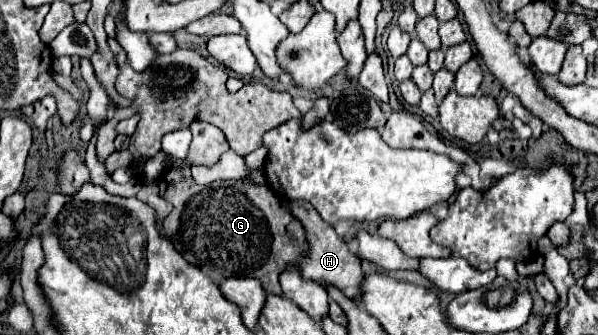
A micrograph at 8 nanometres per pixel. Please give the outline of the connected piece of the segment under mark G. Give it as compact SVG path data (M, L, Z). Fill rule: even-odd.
M183 161L183 165L167 167L165 173L159 175L157 185L161 189L161 197L173 205L173 211L163 221L165 235L173 243L173 247L183 255L185 261L199 267L211 279L221 281L225 277L255 277L261 281L267 293L281 295L279 273L287 265L297 265L299 257L303 257L307 249L303 225L289 213L287 207L281 205L281 199L267 185L249 185L243 181L217 181L211 185L197 185L191 179L191 161Z

